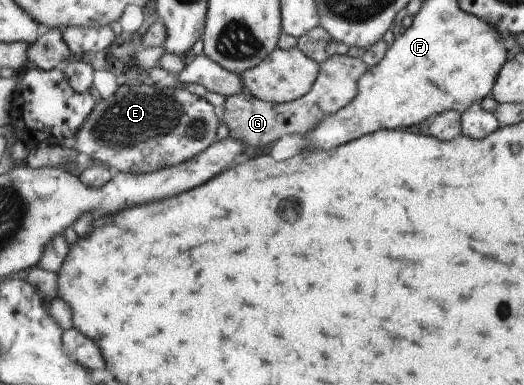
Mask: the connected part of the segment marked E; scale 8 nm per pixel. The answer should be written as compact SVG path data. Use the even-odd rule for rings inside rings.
M121 85L107 98L96 96L92 111L75 131L72 149L111 171L150 173L185 162L205 150L216 140L218 126L213 106L185 87Z

